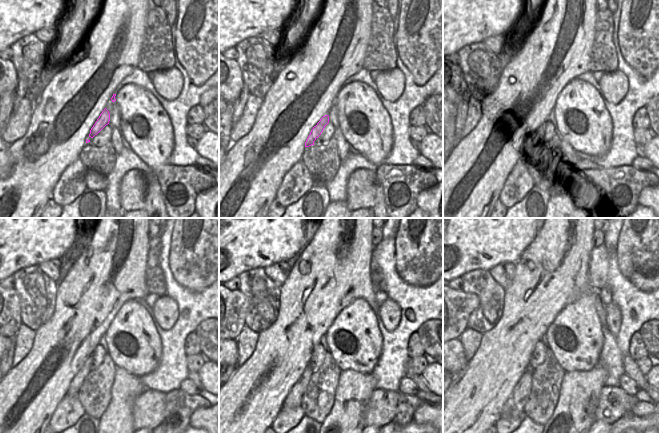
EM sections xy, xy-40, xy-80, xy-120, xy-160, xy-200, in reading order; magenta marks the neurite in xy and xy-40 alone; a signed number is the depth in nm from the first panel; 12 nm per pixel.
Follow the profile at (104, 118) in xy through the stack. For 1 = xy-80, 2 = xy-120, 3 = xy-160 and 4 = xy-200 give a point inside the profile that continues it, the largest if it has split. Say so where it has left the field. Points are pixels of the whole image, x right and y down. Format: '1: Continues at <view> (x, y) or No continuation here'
1: Continues at xy-80 (533, 144)
2: Continues at xy-120 (78, 380)
3: Continues at xy-160 (294, 399)
4: Continues at xy-200 (514, 406).

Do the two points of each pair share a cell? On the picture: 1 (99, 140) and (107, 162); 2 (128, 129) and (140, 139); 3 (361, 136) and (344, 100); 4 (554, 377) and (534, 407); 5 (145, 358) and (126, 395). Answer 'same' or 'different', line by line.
1: different
2: same
3: same
4: same
5: different

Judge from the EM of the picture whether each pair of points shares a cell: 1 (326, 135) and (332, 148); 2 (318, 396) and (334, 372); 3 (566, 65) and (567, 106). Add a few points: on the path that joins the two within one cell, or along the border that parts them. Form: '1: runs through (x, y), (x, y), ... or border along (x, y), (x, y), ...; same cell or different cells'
1: border along (333, 135), (326, 144), (314, 144); different cells
2: runs through (321, 390), (323, 383), (328, 378); same cell
3: border along (576, 77), (563, 88), (555, 105); different cells

